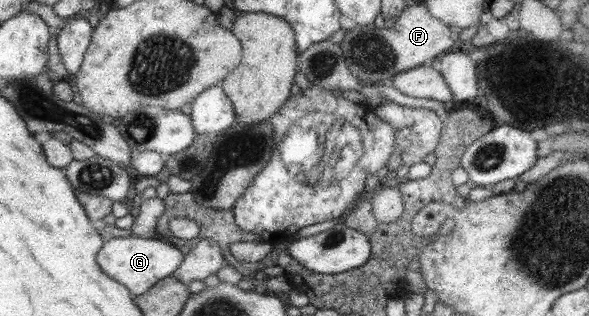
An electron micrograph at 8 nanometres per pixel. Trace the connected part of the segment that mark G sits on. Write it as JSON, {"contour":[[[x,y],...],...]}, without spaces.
{"contour":[[[113,233],[106,238],[103,249],[98,254],[99,265],[102,270],[127,286],[134,296],[148,294],[157,282],[172,277],[173,274],[183,265],[186,254],[177,245],[170,245],[162,238],[140,238],[135,235],[122,237]]]}

